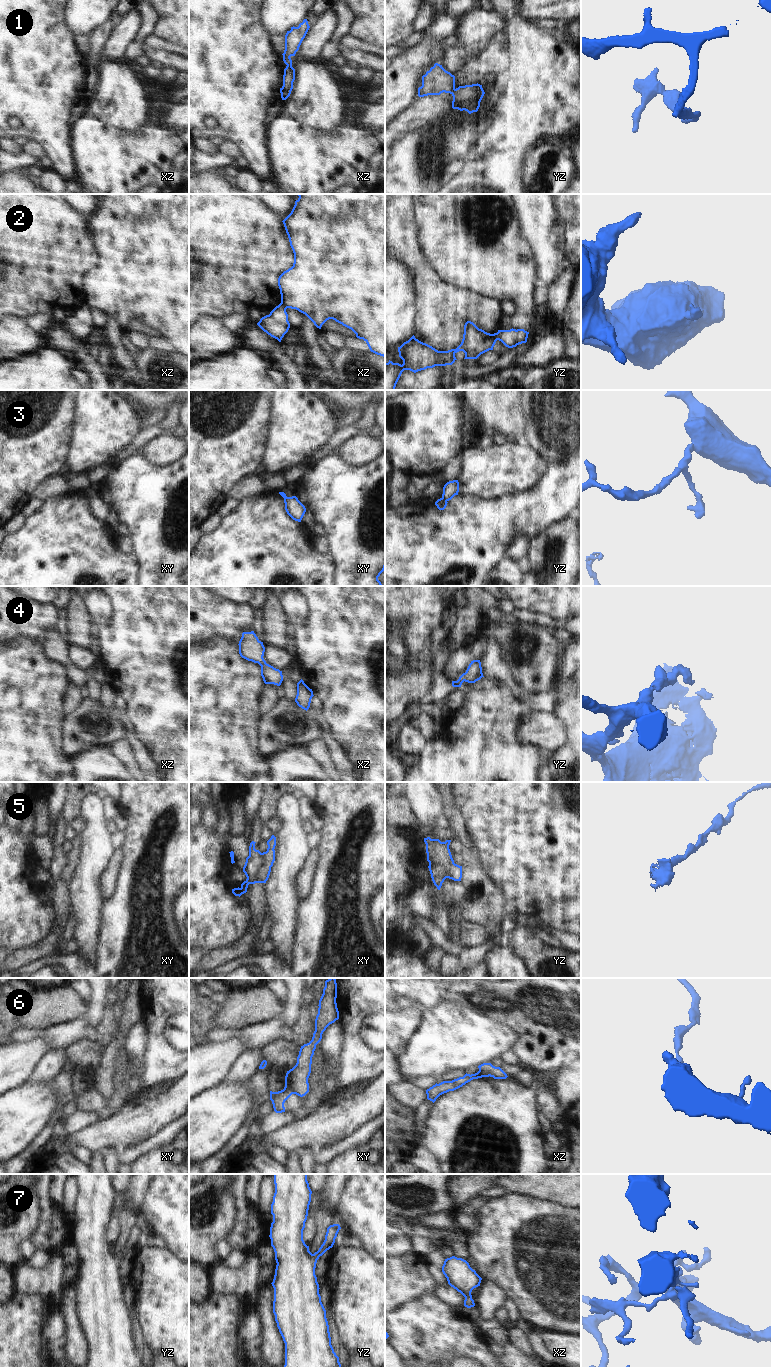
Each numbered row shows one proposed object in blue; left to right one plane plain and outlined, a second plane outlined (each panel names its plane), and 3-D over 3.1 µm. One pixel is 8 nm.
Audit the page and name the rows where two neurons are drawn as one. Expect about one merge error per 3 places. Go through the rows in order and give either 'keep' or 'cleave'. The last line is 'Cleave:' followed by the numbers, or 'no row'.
1: cleave
2: cleave
3: keep
4: keep
5: keep
6: cleave
7: keep
Cleave: 1, 2, 6

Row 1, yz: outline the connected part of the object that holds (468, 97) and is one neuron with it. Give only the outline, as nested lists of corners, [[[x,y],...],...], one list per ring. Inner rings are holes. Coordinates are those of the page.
[[[480,84],[459,86],[454,89],[452,108],[467,111],[469,114],[477,112],[485,92]]]

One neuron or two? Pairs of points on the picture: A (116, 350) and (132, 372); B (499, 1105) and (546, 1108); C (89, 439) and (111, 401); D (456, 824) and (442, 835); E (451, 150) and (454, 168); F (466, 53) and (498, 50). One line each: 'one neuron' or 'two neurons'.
A: one neuron
B: two neurons
C: one neuron
D: two neurons
E: two neurons
F: two neurons

